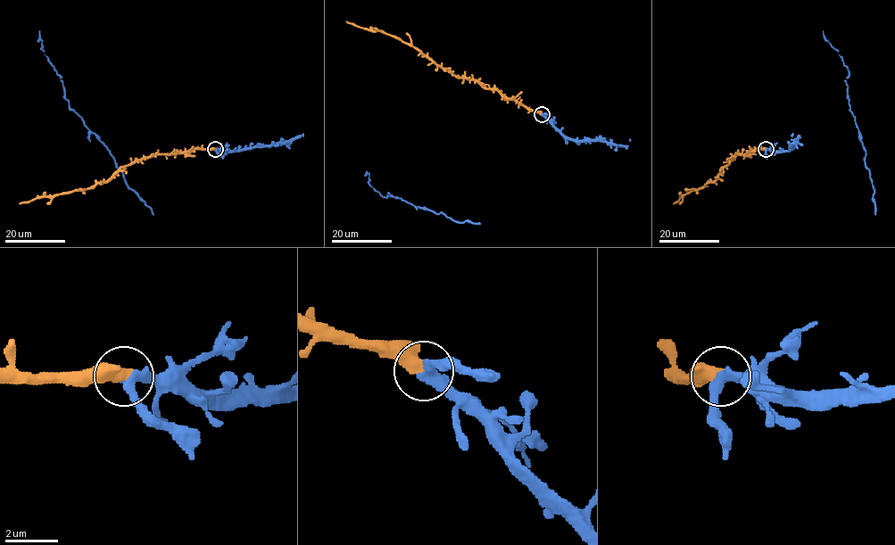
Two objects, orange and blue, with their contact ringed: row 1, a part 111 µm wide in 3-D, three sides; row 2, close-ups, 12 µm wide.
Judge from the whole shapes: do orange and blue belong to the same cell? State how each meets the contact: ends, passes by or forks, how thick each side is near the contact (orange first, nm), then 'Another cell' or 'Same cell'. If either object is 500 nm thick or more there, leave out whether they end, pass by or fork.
Thickness 550 nm (orange) against 400 nm. Same cell

